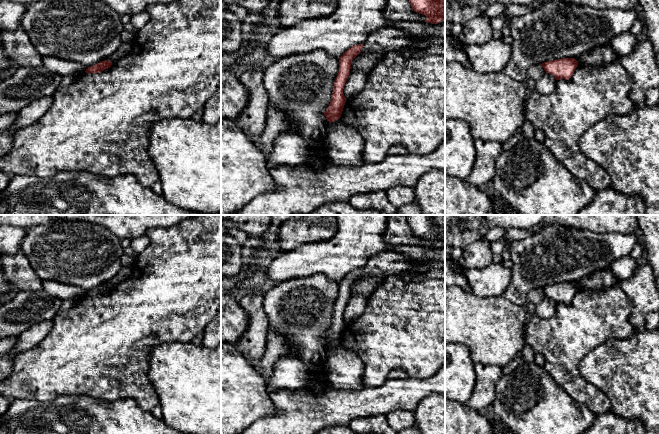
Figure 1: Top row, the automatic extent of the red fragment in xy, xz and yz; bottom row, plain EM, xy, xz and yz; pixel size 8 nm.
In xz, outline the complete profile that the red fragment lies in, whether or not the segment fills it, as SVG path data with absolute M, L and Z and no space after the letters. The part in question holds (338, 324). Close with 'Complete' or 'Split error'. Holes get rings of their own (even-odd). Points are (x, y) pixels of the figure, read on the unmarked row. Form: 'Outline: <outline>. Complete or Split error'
Outline: M363 268L354 269L339 282L339 295L334 306L332 322L327 334L324 336L327 345L330 347L341 341L346 327L343 313L350 298L351 286L361 276L362 272Z. Complete

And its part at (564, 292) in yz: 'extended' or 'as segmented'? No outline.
as segmented

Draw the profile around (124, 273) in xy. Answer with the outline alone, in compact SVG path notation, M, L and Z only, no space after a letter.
M121 266L119 272L109 281L108 284L112 287L117 286L123 281L130 279L131 275L132 275L132 267Z

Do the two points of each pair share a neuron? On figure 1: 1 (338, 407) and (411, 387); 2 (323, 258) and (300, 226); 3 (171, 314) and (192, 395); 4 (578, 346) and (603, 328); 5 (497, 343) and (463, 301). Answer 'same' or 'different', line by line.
1: same
2: different
3: different
4: same
5: same

